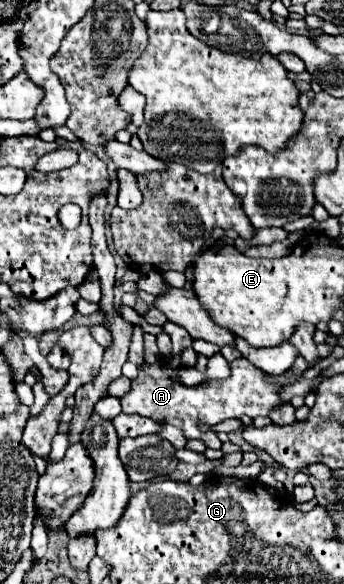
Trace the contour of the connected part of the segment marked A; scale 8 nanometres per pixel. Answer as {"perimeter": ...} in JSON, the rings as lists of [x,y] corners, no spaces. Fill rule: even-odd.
{"perimeter":[[[296,357],[292,367],[282,373],[282,375],[268,375],[262,369],[254,367],[248,359],[236,359],[230,363],[230,377],[226,381],[204,381],[196,387],[184,387],[180,383],[180,371],[156,371],[156,363],[144,363],[138,367],[138,377],[132,379],[130,391],[120,397],[122,403],[122,413],[136,413],[136,415],[144,415],[154,419],[160,425],[174,425],[178,429],[182,429],[186,439],[202,439],[206,443],[206,447],[212,449],[220,449],[222,441],[218,439],[216,431],[202,431],[200,425],[208,425],[210,429],[216,423],[222,423],[230,417],[258,417],[258,415],[270,415],[270,411],[278,409],[280,405],[284,405],[284,401],[280,399],[280,391],[284,389],[284,385],[280,385],[280,381],[292,379],[298,381],[304,371],[310,369],[310,363],[304,357]],[[266,377],[272,379],[272,383],[266,381]]]}

